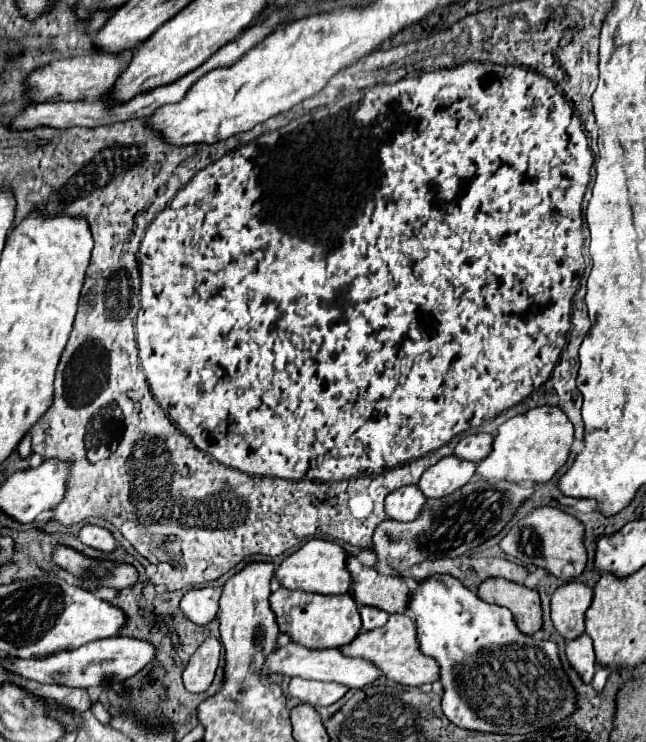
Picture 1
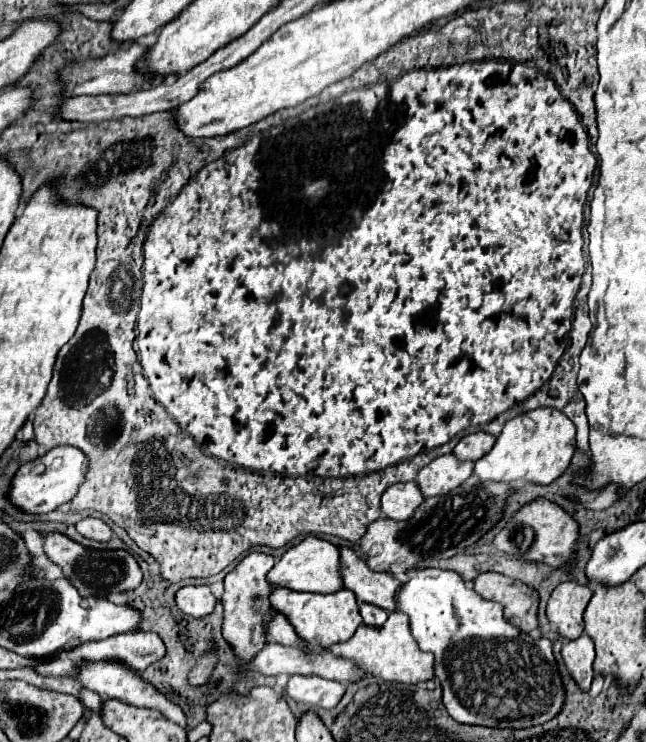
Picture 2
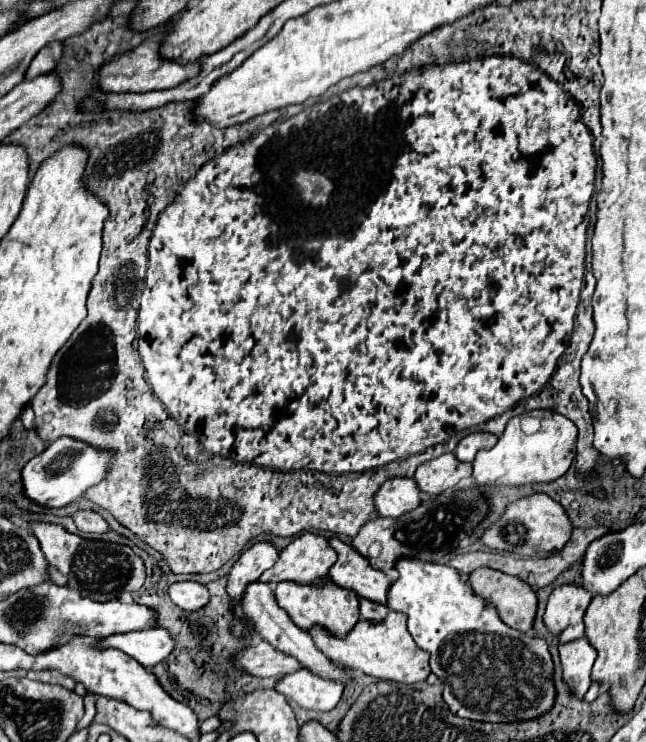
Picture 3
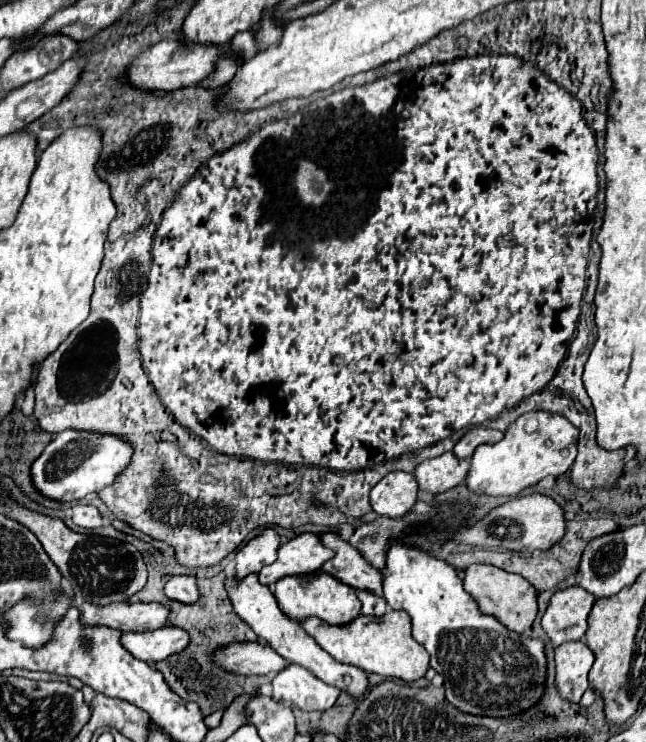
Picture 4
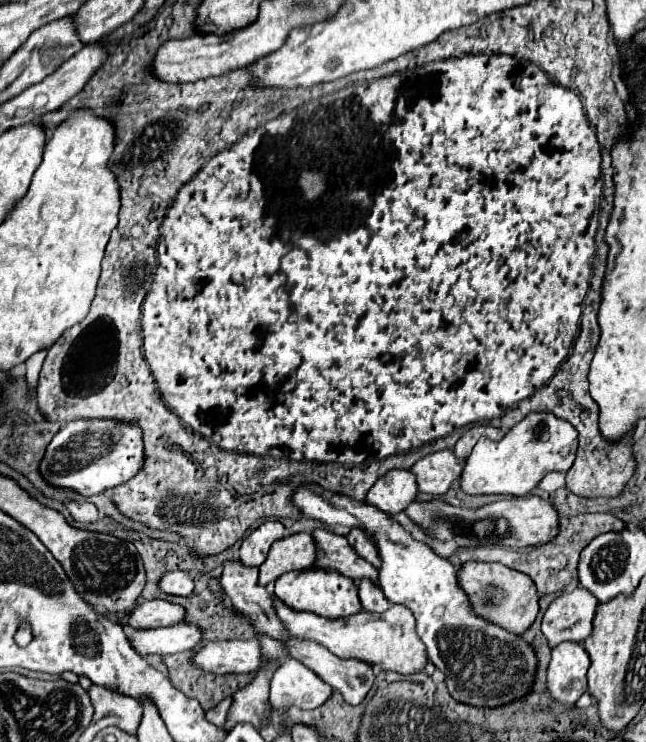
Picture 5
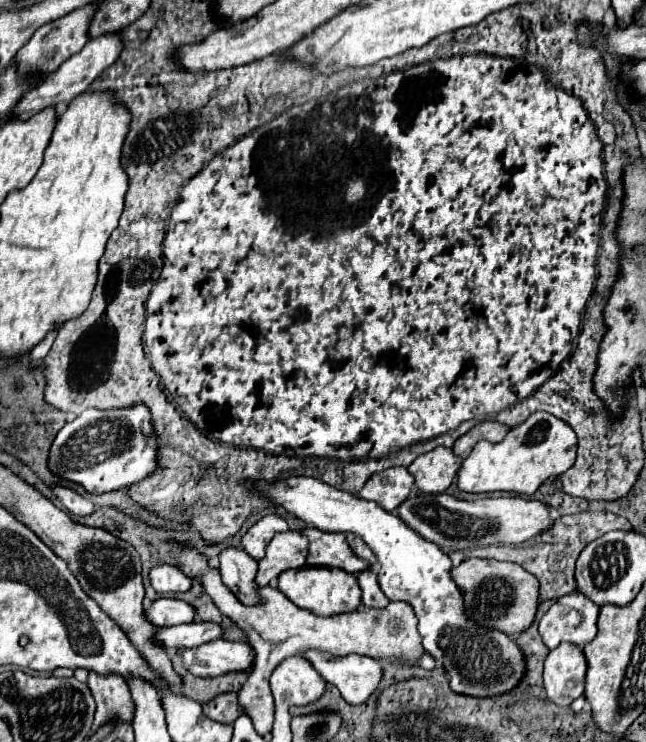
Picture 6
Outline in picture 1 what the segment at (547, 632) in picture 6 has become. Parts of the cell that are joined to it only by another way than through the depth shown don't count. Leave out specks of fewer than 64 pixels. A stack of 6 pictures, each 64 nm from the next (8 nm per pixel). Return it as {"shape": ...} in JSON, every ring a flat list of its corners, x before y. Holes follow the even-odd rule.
{"shape":[[566,582,556,588,550,602,550,618,554,628,566,638,578,638,584,634,584,614,592,602,592,588,582,582]]}

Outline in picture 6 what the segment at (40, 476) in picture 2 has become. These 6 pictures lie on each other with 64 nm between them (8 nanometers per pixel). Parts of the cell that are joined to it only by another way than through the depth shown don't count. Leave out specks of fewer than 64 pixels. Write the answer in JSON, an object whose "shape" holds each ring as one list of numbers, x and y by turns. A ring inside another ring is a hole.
{"shape":[[132,404,132,408,112,408,98,410,88,408,56,434,50,448,48,466,60,478,82,484,88,492,104,494,110,490,120,490,132,486,150,472,156,472,158,448,148,448,148,442,156,440,156,434,144,434,144,422,152,422,152,414,144,404]]}

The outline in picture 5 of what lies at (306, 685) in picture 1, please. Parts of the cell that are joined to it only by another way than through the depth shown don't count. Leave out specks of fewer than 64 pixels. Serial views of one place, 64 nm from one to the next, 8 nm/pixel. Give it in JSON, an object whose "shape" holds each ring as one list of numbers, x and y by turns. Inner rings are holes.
{"shape":[[286,658,272,676,270,704,280,708,298,706,304,710,318,708,332,694,332,686,320,680,308,666,294,658]]}

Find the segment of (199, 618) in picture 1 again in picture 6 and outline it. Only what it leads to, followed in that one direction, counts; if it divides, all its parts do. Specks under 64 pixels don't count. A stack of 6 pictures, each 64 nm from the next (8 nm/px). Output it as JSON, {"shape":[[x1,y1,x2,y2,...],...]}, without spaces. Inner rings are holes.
{"shape":[[158,564,150,570,150,584,156,592,168,594,168,592,186,592,192,586,192,580,176,566,170,564]]}

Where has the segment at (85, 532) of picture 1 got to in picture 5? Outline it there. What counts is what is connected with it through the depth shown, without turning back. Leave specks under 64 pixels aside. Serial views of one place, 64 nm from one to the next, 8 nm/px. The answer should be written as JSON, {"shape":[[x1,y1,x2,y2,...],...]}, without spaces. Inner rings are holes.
{"shape":[[68,500,64,504,66,504,68,512,72,514,72,518,78,520,78,522,94,522,94,520,98,520,98,508,94,504,90,504,90,502]]}

